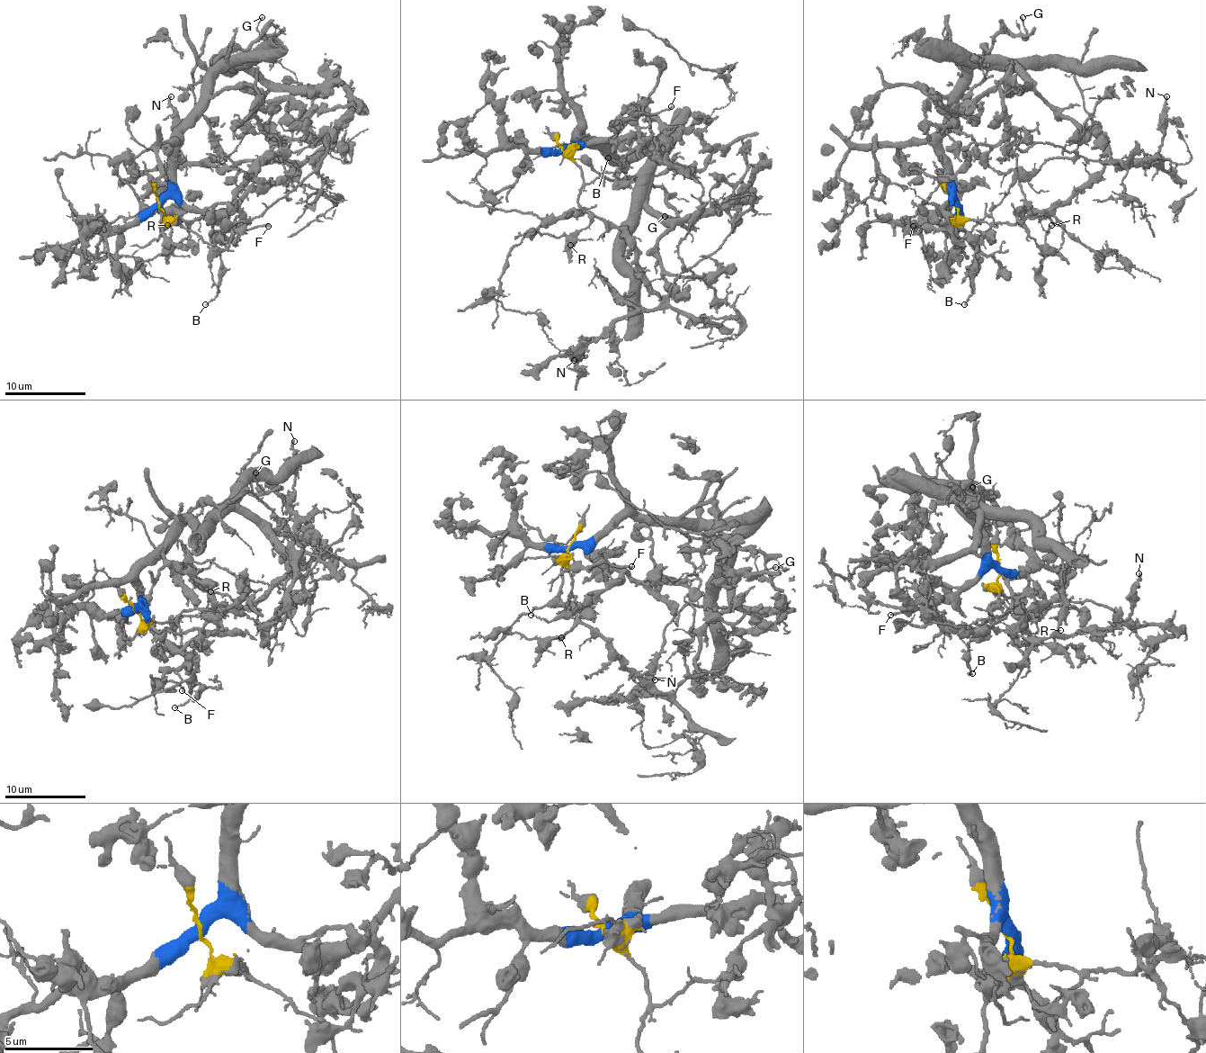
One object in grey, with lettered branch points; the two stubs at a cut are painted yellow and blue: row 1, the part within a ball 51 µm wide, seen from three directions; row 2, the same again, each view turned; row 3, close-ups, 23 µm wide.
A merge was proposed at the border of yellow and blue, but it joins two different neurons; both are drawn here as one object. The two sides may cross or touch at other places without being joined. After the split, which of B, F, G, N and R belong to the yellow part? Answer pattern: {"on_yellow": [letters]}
{"on_yellow": ["B", "N", "R"]}

